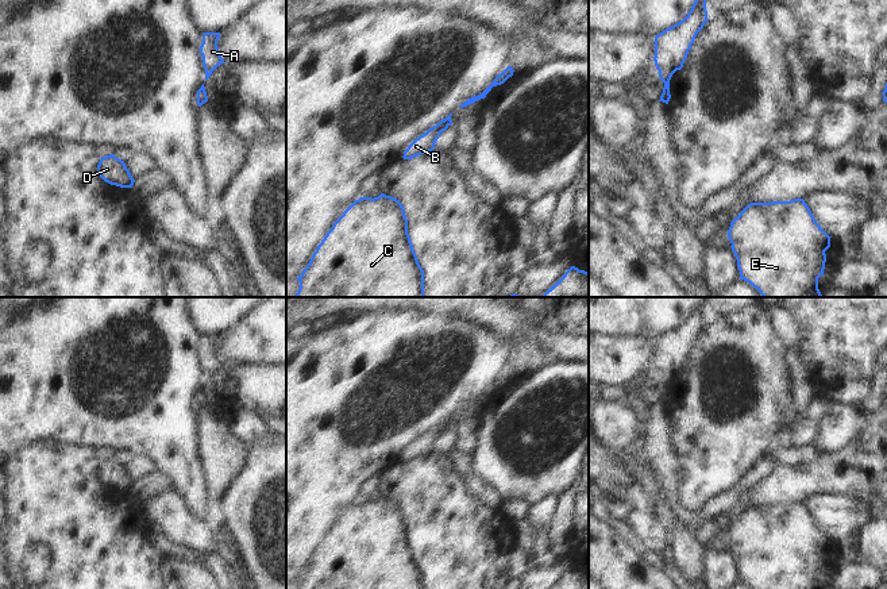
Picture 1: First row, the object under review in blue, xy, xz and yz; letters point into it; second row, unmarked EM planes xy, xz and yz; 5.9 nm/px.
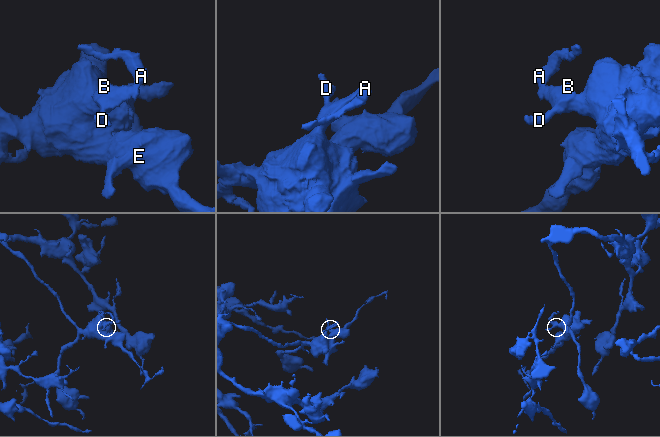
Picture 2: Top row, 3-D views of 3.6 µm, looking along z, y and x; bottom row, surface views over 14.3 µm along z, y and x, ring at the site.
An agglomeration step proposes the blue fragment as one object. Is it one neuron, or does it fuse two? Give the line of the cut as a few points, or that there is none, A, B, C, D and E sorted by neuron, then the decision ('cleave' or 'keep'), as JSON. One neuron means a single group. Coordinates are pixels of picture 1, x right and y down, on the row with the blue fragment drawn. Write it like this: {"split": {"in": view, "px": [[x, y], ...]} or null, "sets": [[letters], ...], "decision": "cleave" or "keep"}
{"split": null, "sets": [["A", "B", "C", "D", "E"]], "decision": "keep"}

